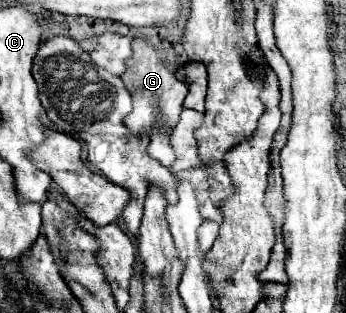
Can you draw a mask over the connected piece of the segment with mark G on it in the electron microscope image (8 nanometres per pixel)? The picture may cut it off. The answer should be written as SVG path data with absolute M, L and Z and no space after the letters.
M134 39L132 41L132 57L128 57L126 61L126 71L120 77L124 81L124 87L128 89L134 109L128 113L128 117L124 117L124 127L134 135L134 137L142 137L142 135L152 135L152 131L160 125L156 111L162 111L166 117L166 125L174 127L176 121L180 119L180 111L182 111L182 101L188 93L188 87L184 83L180 83L176 79L174 67L166 65L162 61L162 55L144 39Z

